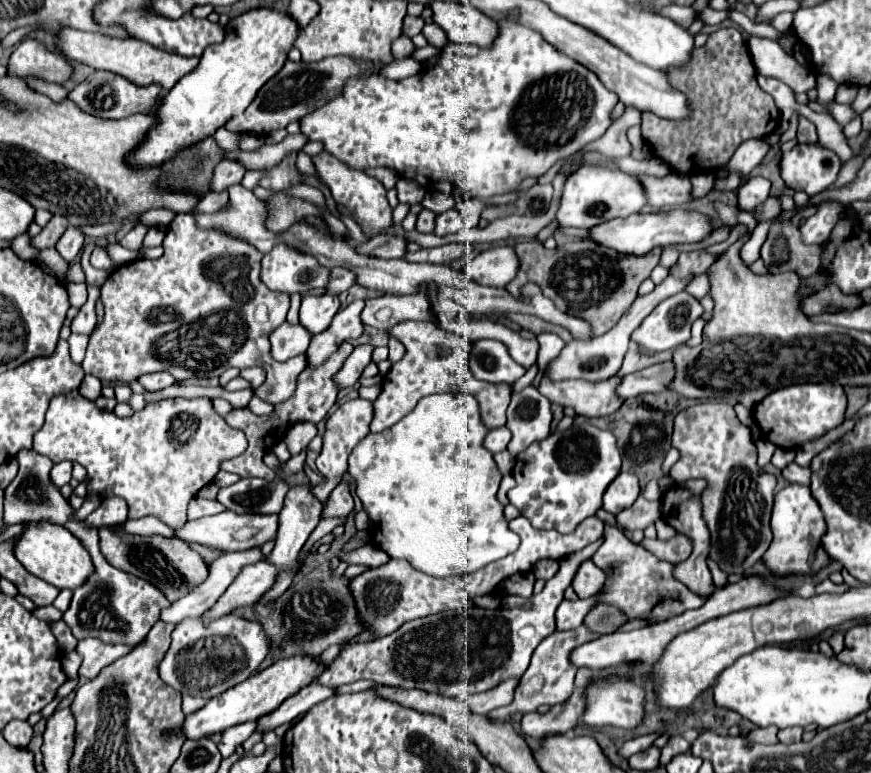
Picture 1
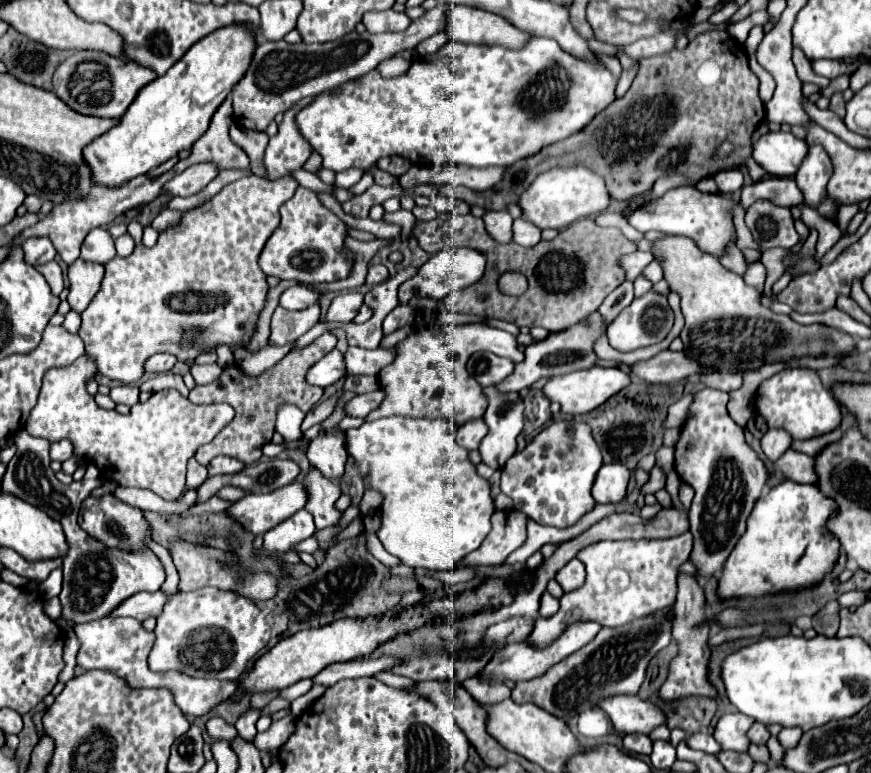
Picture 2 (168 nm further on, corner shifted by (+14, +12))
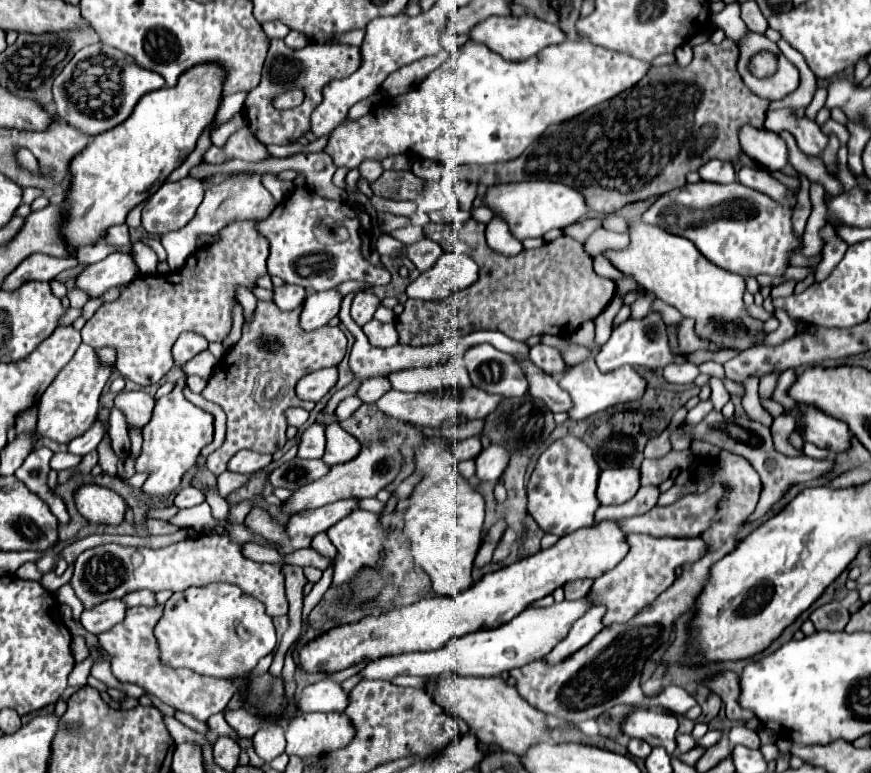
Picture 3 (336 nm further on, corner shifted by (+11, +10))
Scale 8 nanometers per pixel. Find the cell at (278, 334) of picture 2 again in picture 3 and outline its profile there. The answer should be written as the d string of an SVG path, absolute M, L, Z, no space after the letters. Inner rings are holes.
M337 290L309 294L305 302L305 310L301 314L303 330L317 330L325 326L331 318L339 314L341 300L343 300L343 294L339 294Z

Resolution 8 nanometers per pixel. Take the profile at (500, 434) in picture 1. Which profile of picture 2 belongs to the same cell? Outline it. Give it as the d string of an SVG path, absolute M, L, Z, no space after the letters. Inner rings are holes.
M470 420L468 424L462 424L458 428L458 434L456 434L456 442L460 446L464 446L466 450L476 450L482 442L482 438L488 434L488 426L484 424L484 420Z

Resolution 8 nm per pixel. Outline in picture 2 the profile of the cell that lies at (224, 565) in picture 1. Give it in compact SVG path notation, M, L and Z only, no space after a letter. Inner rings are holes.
M158 590L158 592L138 592L136 596L130 596L128 600L124 600L124 604L120 604L120 608L116 608L110 616L132 616L136 620L146 620L150 616L158 618L164 604L172 596L174 594L166 594L162 590Z

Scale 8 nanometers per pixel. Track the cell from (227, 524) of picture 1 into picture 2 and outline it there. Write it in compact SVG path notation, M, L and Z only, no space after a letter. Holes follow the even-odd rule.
M292 482L268 494L248 494L236 500L226 514L234 518L244 530L260 536L282 520L304 508L306 490L300 482Z

